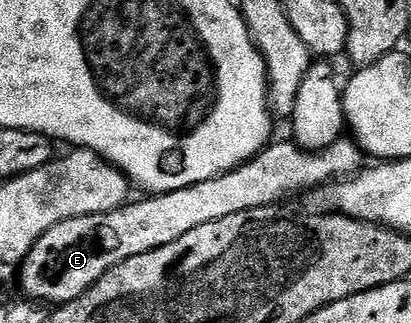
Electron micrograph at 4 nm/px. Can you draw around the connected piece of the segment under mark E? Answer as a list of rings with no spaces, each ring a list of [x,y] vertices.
[[[343,137],[336,140],[332,145],[328,145],[328,149],[323,151],[306,151],[299,147],[293,141],[287,143],[271,142],[260,152],[256,158],[250,159],[246,163],[241,163],[236,169],[232,169],[223,175],[212,177],[208,181],[200,181],[191,187],[184,189],[176,189],[169,191],[166,195],[151,194],[149,197],[142,197],[139,203],[135,201],[127,202],[126,206],[109,211],[108,213],[100,213],[99,215],[85,215],[84,217],[72,217],[68,221],[60,221],[60,225],[52,225],[52,229],[48,229],[44,233],[44,237],[40,237],[40,241],[36,241],[36,245],[32,245],[32,253],[28,253],[28,257],[20,264],[20,271],[22,271],[22,291],[27,300],[37,301],[39,304],[47,305],[46,303],[54,303],[50,305],[61,305],[63,303],[71,303],[76,301],[76,297],[83,295],[88,289],[92,289],[92,285],[96,285],[96,281],[100,281],[100,277],[104,277],[104,273],[108,273],[108,269],[116,269],[116,265],[120,265],[124,261],[128,261],[128,257],[136,257],[140,253],[148,253],[152,249],[160,249],[164,245],[172,245],[172,241],[180,241],[180,237],[184,237],[184,233],[192,233],[192,229],[200,229],[200,225],[208,225],[208,221],[220,221],[220,217],[232,217],[232,213],[244,213],[248,209],[256,209],[257,207],[268,207],[271,205],[278,205],[283,202],[285,195],[290,195],[293,191],[306,191],[317,189],[325,184],[335,182],[339,179],[349,179],[351,175],[357,175],[359,171],[363,170],[364,152],[353,138]]]

